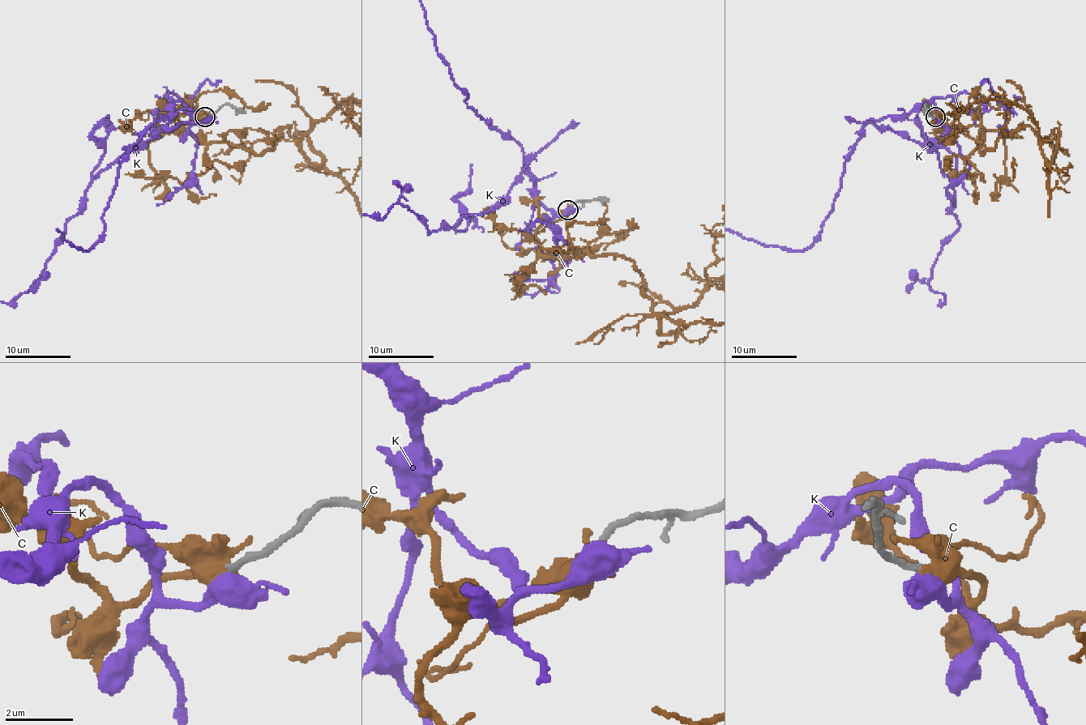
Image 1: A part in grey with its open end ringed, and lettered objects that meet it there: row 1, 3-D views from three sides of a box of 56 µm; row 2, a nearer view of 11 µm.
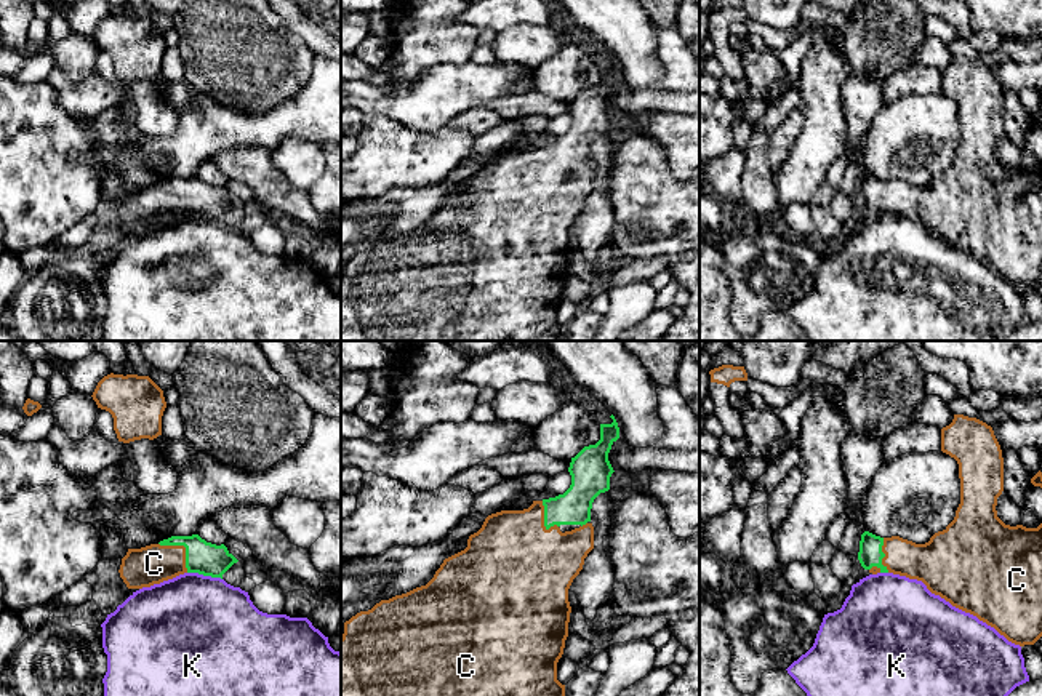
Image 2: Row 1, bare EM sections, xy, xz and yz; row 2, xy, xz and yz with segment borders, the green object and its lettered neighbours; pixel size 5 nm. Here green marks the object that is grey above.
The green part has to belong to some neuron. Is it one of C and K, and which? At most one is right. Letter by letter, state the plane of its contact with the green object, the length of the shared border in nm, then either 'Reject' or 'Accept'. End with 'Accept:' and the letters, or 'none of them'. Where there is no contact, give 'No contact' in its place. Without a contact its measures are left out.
C: Touches green in xy. Shared border 220 nm. Accept
K: Touches green in xy. Shared border 180 nm. Reject
Accept: C

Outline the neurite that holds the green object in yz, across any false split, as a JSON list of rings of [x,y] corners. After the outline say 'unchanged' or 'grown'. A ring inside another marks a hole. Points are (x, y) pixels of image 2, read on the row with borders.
[[[954,414],[952,422],[941,429],[941,451],[959,464],[960,504],[954,520],[925,544],[864,531],[858,560],[872,574],[893,573],[922,581],[932,594],[976,616],[1008,642],[1034,645],[1042,637],[1042,523],[1037,528],[1010,526],[997,517],[1004,458],[991,426]]]; grown

